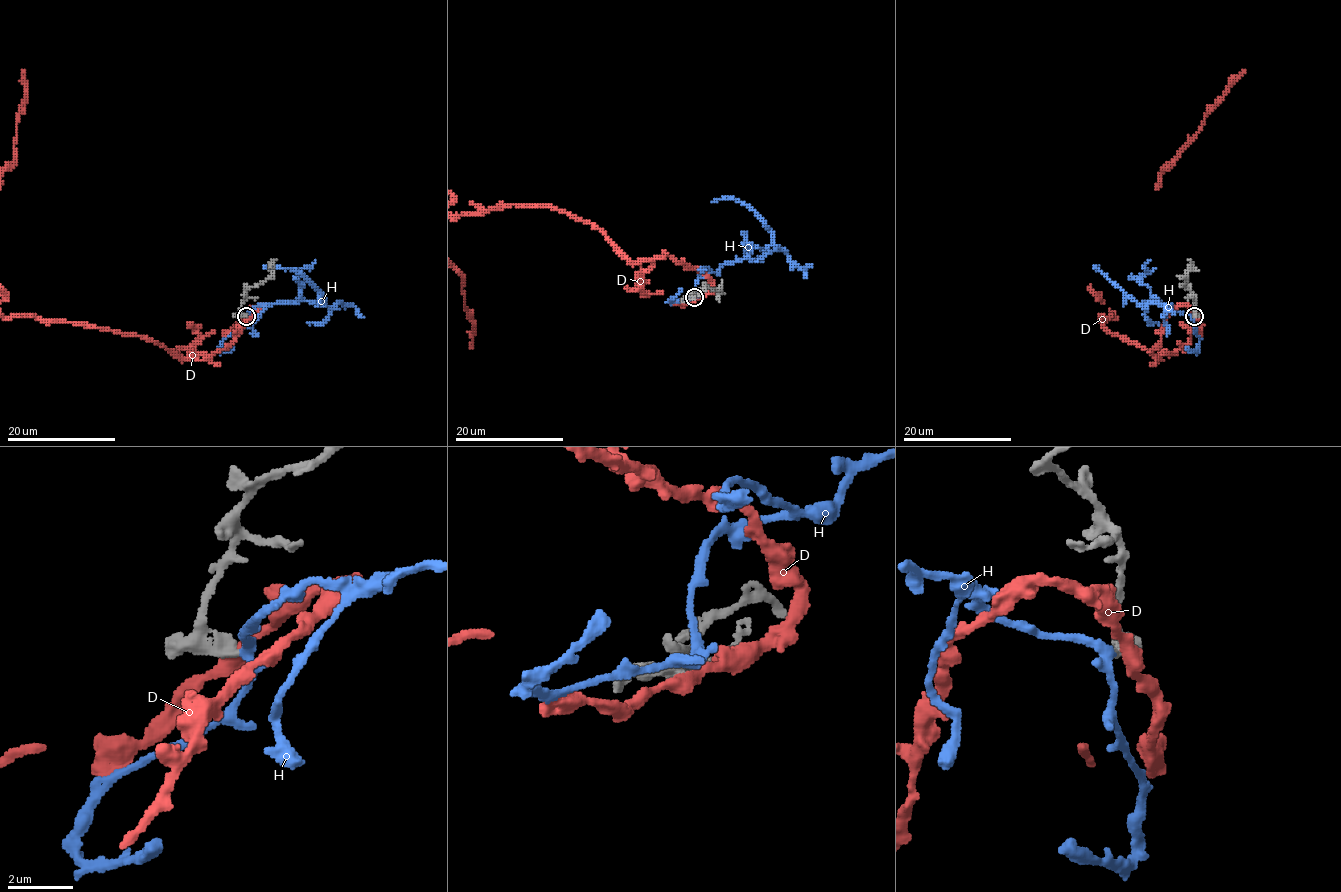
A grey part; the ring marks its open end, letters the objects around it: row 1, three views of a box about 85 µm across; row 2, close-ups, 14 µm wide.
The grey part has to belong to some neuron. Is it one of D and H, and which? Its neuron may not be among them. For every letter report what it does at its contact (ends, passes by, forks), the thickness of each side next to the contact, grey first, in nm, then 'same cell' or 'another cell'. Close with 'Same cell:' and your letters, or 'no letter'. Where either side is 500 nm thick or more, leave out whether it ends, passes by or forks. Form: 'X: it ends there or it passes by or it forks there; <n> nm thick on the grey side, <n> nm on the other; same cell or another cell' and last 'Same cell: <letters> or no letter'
D: it passes by; 380 nm thick on the grey side, 400 nm on the other; another cell
H: it passes by; 320 nm thick on the grey side, 280 nm on the other; same cell
Same cell: H

